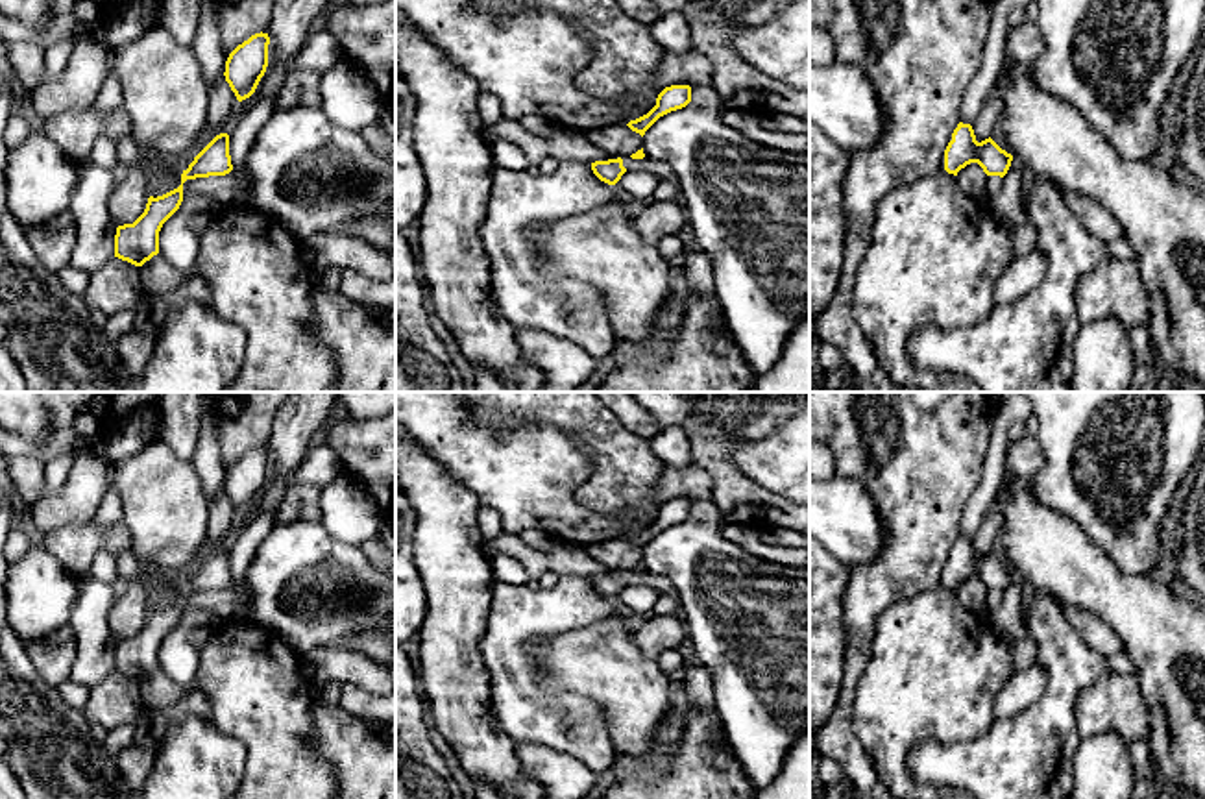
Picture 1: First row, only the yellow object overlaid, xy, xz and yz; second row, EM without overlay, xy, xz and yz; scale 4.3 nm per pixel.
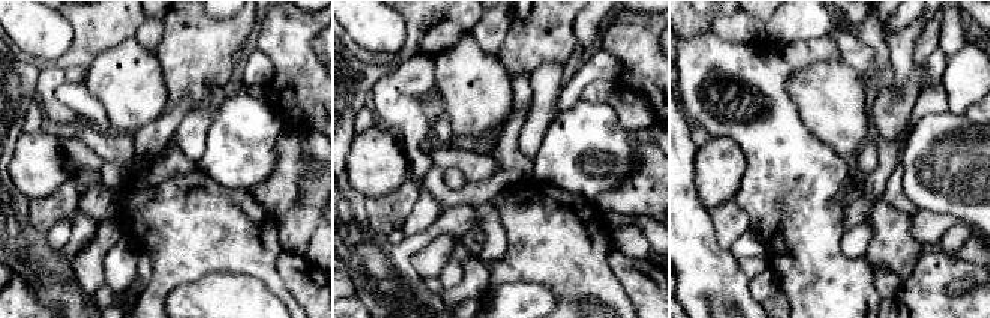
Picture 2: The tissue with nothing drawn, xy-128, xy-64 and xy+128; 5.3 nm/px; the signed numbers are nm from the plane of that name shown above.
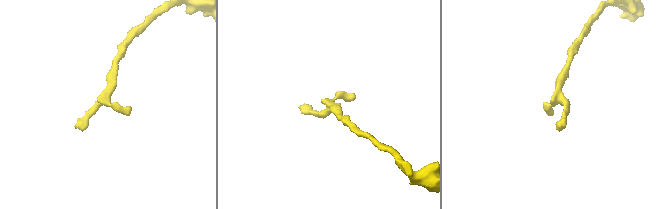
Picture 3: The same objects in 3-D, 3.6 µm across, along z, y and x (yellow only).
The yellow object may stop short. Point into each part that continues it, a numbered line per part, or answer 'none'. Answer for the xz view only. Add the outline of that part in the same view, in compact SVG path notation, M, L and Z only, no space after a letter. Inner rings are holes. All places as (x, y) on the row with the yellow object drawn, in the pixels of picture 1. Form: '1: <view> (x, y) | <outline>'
none

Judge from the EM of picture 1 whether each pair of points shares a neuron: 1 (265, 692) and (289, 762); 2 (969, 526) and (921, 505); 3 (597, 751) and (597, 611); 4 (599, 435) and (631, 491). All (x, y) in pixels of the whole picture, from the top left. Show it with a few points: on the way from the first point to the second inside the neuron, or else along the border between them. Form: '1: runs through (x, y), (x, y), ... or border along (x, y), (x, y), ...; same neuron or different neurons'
1: runs through (267, 709), (281, 746); same neuron
2: border along (978, 481), (967, 502), (960, 535); different neurons
3: runs through (551, 711), (516, 676), (516, 640), (547, 613); same neuron
4: runs through (612, 448), (625, 467), (625, 478); same neuron

